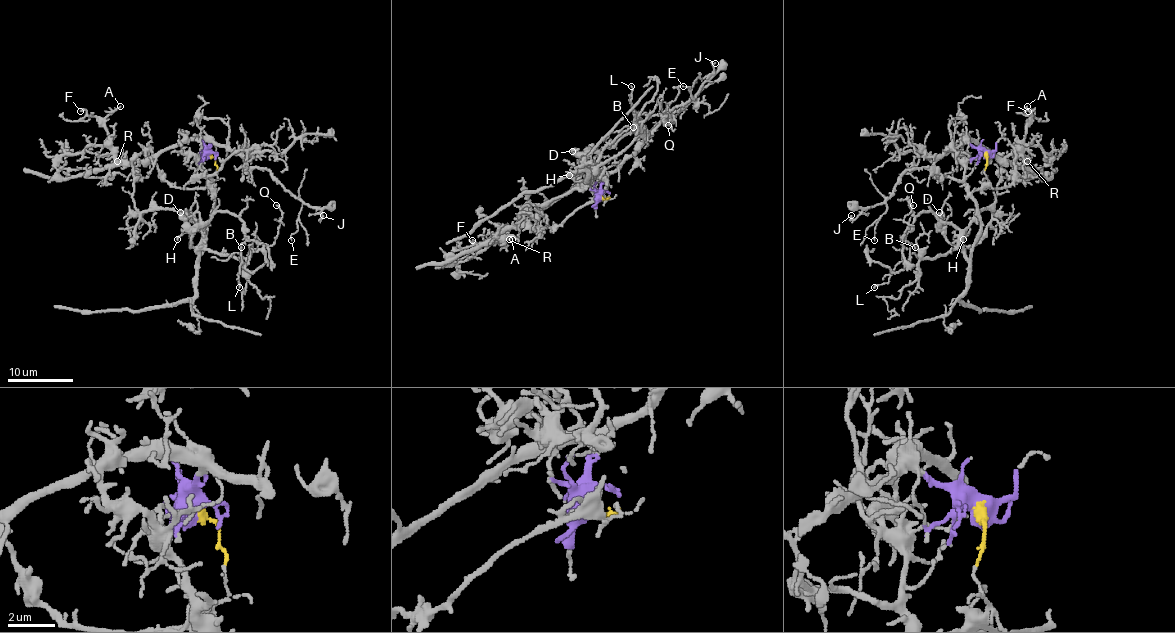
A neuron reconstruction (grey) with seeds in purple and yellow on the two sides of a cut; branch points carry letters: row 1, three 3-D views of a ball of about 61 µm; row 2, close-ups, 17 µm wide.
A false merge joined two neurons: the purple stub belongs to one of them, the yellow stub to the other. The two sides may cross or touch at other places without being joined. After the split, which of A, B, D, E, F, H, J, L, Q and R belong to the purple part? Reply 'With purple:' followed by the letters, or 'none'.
With purple: A, E, F, J, R

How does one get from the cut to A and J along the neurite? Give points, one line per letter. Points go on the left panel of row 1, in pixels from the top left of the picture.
A: (209, 154), (207, 141), (181, 140), (143, 159), (119, 161), (116, 148), (107, 140), (104, 123), (120, 105)
J: (209, 154), (212, 143), (227, 145), (247, 166), (265, 168), (322, 215), (320, 218), (324, 215)

